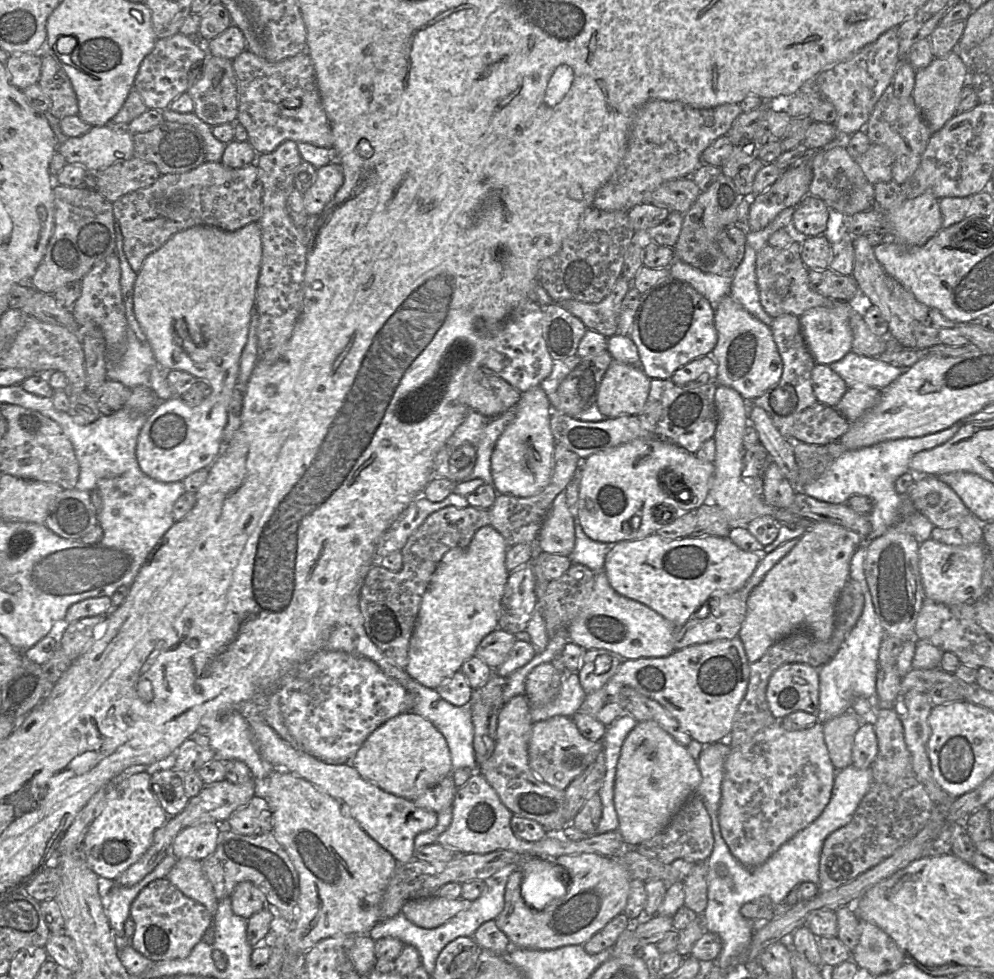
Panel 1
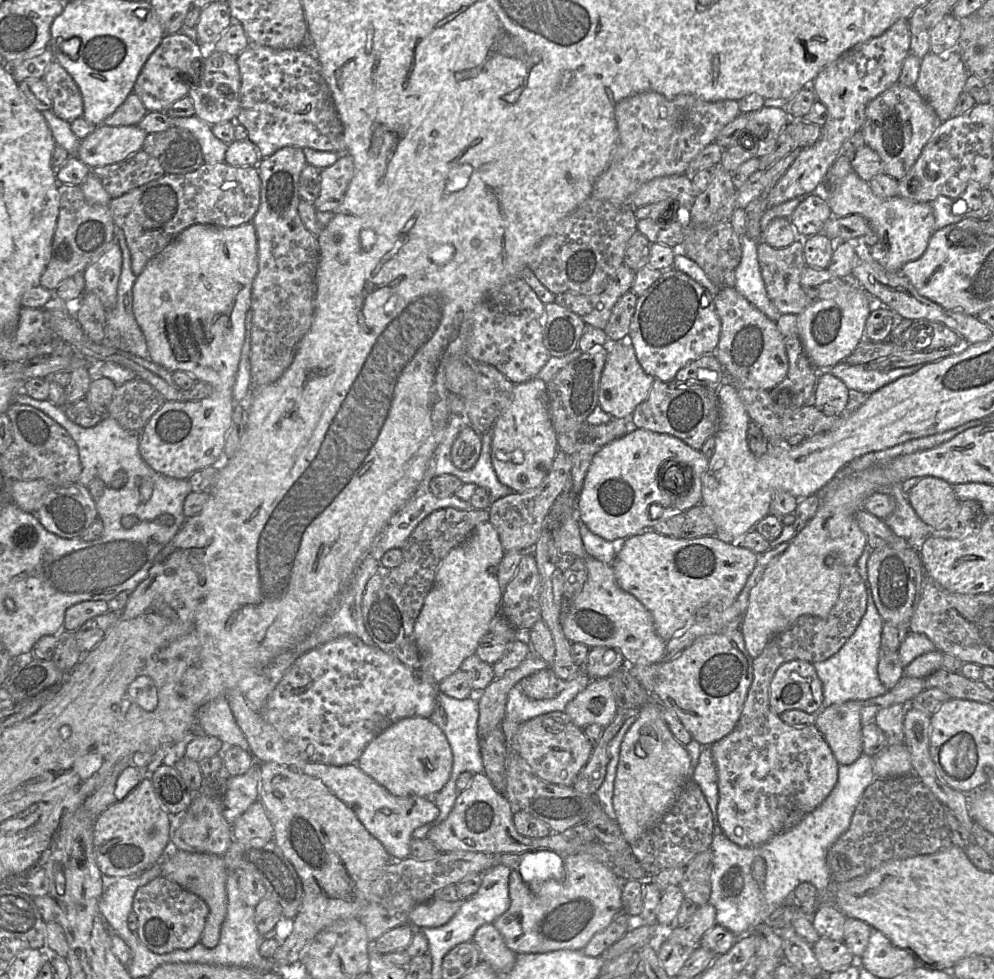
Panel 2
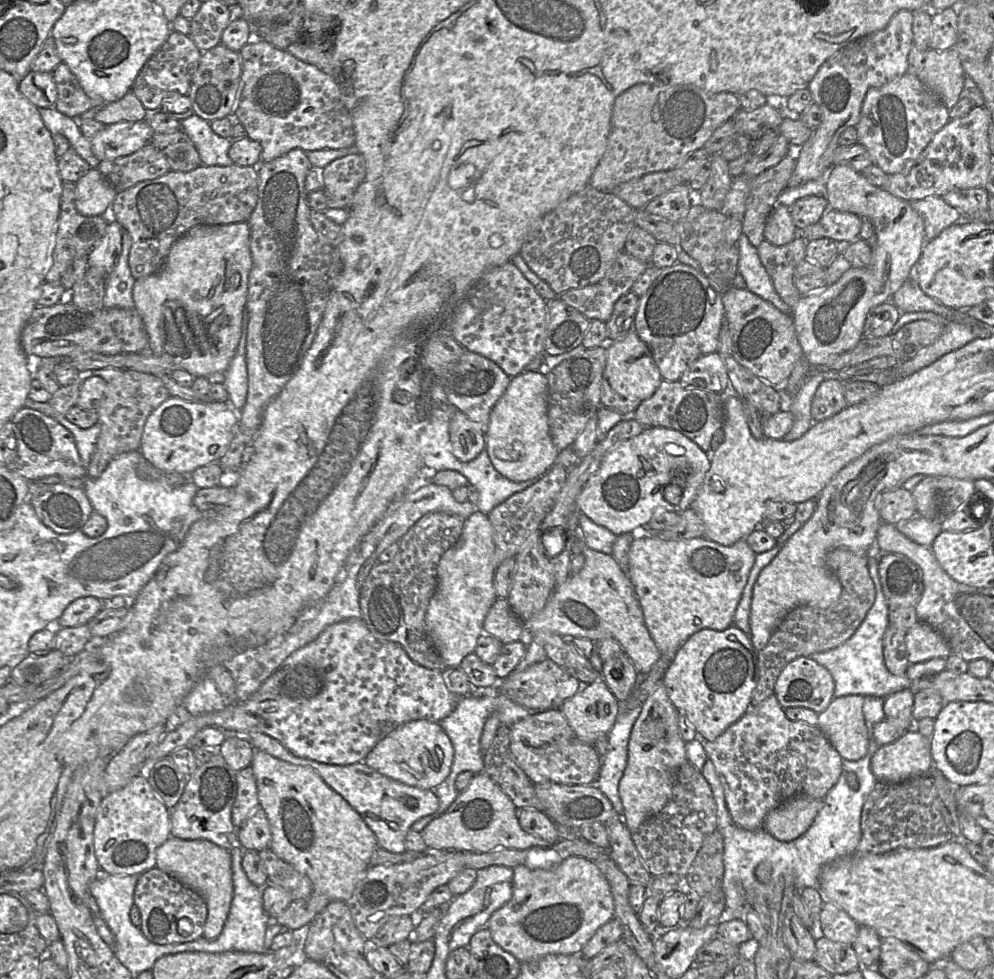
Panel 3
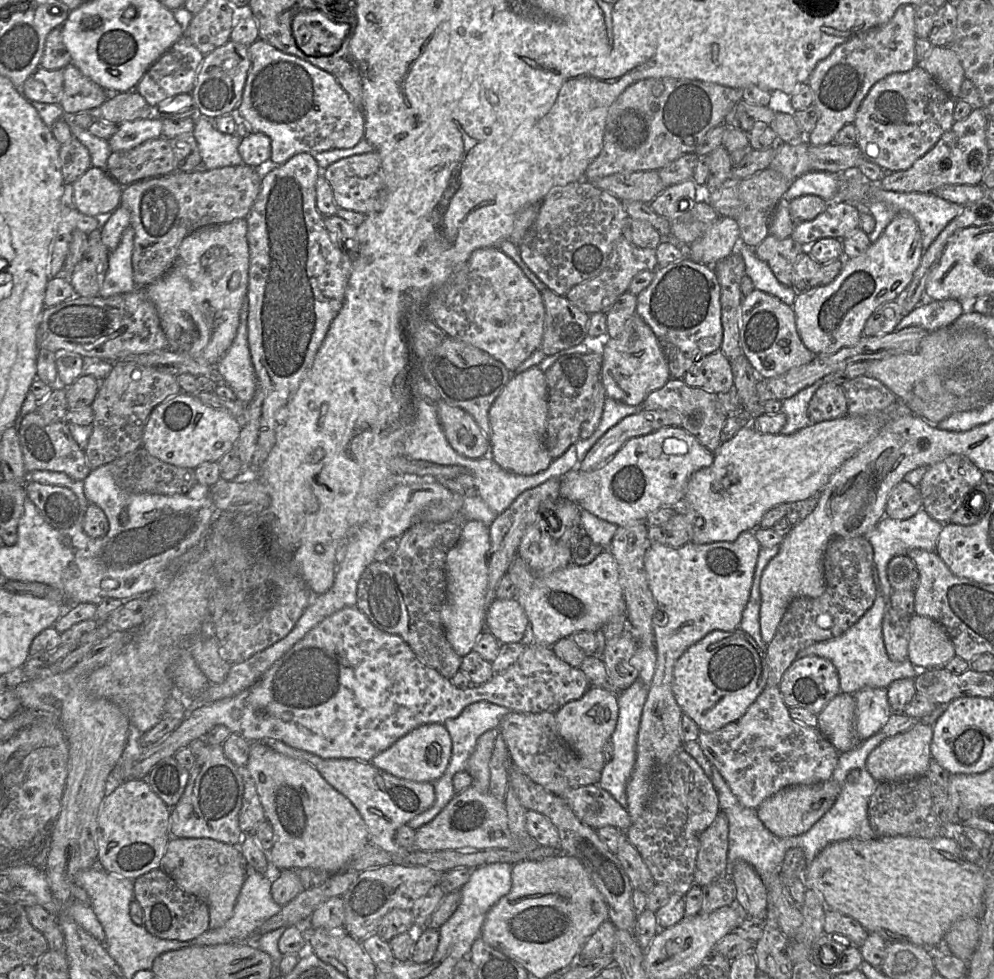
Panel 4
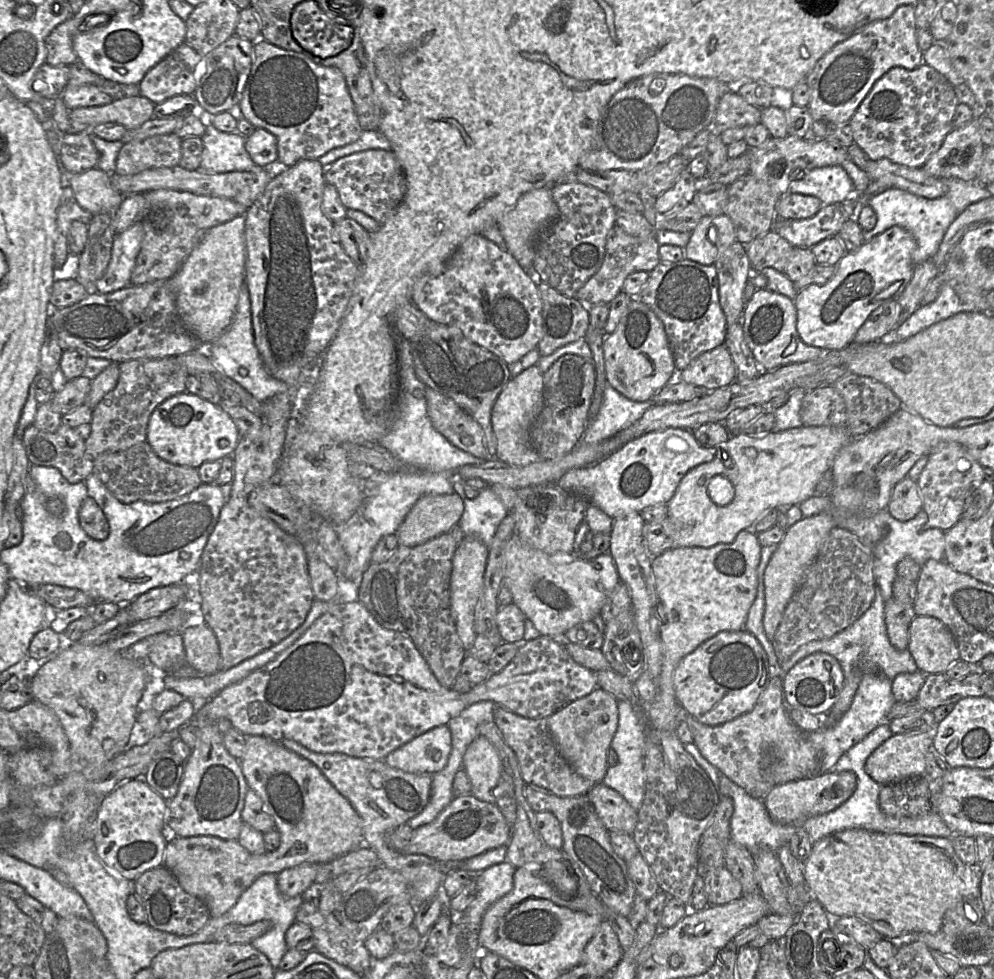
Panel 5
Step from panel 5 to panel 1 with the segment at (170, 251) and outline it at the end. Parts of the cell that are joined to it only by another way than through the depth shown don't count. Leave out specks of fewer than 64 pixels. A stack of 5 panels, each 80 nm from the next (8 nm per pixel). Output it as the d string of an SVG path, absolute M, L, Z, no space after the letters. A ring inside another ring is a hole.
M204 162L188 172L161 175L149 187L128 193L112 205L123 235L124 254L133 271L138 273L146 258L178 232L198 225L236 231L258 221L262 214L262 196L256 164L231 168L221 162Z

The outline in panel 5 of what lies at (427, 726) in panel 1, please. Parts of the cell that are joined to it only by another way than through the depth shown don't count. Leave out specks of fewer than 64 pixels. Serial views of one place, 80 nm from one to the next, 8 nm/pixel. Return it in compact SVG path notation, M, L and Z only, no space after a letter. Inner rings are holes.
M447 725L435 727L389 753L385 763L407 773L433 775L448 762L452 749Z

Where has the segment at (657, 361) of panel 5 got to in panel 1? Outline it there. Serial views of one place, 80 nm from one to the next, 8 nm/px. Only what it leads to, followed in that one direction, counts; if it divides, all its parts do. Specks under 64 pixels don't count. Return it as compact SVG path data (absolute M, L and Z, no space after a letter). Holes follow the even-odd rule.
M612 360L606 370L595 404L607 418L638 415L650 391L651 378L641 366Z

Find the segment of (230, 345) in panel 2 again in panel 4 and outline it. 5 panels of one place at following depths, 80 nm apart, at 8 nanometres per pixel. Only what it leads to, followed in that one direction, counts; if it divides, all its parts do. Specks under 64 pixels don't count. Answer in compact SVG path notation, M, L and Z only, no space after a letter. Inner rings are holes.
M246 218L205 226L185 237L170 270L156 282L143 287L145 294L157 309L168 343L167 350L175 353L185 352L201 364L216 365L236 336L240 309L247 300L248 275L249 246ZM181 392L152 410L144 426L142 447L165 463L195 469L206 462L218 462L234 447L240 430L238 421L229 414Z

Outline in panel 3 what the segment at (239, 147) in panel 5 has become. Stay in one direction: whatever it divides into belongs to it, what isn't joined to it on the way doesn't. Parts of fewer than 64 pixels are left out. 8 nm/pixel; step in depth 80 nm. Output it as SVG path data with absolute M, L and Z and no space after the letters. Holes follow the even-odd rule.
M193 114L181 120L181 130L195 144L202 165L229 166L233 164L228 155L233 139L217 135L211 127L211 122Z

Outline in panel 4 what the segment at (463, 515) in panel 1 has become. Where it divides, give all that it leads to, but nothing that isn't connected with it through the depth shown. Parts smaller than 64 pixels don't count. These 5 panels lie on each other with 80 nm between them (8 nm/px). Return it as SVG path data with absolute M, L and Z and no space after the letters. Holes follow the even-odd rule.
M462 519L446 522L415 522L399 537L396 551L385 561L373 561L363 572L357 589L357 607L379 630L400 636L416 656L427 666L447 679L460 670L460 657L449 643L441 620L441 609L446 599L446 556L458 542L463 527Z

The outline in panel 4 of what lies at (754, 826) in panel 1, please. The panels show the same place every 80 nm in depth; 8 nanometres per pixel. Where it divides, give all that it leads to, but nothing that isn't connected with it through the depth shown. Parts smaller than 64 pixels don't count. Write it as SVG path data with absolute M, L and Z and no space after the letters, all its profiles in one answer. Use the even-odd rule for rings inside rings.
M765 686L742 717L714 732L700 731L697 741L739 802L752 809L757 809L766 798L785 787L831 779L840 754L818 728L803 725L790 717L778 686Z

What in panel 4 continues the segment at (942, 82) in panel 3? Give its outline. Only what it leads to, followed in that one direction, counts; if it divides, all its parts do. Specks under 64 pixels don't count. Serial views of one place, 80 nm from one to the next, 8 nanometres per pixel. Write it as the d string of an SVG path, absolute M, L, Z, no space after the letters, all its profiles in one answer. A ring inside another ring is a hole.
M932 46L920 65L951 97L958 97L965 74L958 56L951 48Z

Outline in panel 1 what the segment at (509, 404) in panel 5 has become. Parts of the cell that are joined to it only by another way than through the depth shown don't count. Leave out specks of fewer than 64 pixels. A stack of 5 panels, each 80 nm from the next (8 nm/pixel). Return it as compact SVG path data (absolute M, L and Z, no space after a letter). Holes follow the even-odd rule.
M540 385L522 392L515 415L497 439L491 454L493 486L498 494L529 497L550 481L554 468L555 438L550 427L551 404Z

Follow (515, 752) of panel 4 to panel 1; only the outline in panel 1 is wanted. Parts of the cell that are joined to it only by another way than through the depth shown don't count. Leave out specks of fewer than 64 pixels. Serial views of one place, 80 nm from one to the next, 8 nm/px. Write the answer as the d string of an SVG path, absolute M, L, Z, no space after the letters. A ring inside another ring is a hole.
M554 716L535 722L529 740L529 765L533 773L550 786L565 790L603 751L603 742L585 738L571 717Z

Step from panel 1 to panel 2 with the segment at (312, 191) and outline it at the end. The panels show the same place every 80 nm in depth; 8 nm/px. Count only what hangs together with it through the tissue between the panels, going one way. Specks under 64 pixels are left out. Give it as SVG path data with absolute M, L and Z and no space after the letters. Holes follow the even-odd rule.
M341 154L329 167L320 170L320 194L314 202L316 211L335 211L340 205L354 176L354 162L348 154Z

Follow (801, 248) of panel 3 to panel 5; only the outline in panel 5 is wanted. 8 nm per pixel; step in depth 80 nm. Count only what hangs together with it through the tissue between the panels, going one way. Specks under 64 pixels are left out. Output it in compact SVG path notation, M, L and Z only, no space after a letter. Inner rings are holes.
M770 230L745 245L752 271L761 271L766 267L785 273L790 254L794 247L775 230Z

